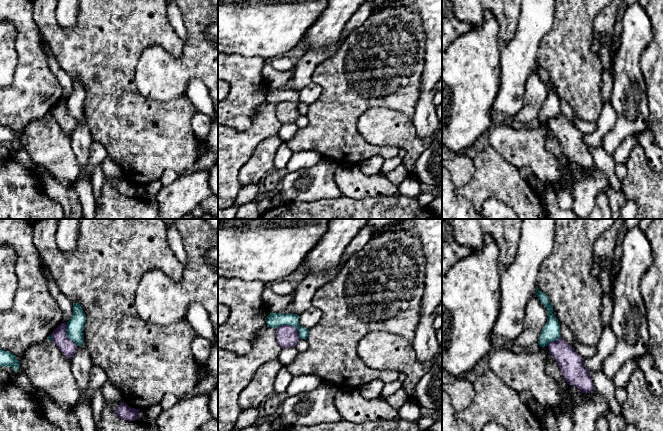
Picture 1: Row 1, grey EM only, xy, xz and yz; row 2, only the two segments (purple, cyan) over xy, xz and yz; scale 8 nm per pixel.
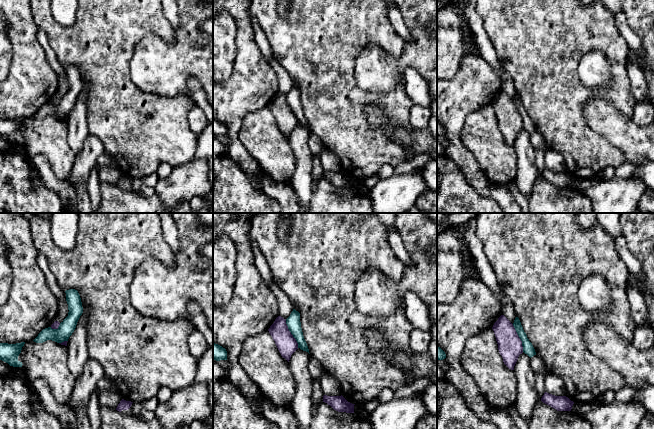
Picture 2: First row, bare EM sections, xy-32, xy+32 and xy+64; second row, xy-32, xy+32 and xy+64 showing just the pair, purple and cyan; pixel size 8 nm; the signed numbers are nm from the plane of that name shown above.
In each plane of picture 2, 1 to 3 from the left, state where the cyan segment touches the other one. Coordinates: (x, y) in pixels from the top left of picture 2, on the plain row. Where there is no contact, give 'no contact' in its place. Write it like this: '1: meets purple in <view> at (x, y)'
1: meets purple in xy-32 at (55, 104)
2: meets purple in xy+32 at (290, 109)
3: meets purple in xy+64 at (519, 114)

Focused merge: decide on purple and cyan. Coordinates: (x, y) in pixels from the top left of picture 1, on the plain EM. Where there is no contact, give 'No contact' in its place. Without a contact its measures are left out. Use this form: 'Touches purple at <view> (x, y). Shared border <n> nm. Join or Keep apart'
Touches purple at xz (291, 102). Shared border 220 nm. Keep apart

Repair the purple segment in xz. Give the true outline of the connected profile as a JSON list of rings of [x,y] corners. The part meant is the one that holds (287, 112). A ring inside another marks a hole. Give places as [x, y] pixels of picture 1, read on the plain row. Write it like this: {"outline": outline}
{"outline": [[[282,101],[276,105],[276,114],[282,124],[295,123],[300,113],[296,103]]]}

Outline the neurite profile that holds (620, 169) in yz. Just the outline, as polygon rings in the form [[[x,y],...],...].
[[[617,164],[615,166],[615,174],[617,178],[622,181],[627,175],[626,164]]]

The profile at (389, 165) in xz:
[[[400,157],[385,160],[381,174],[386,175],[388,173],[391,173],[393,170],[395,170],[402,163],[403,163],[403,159],[401,159]]]

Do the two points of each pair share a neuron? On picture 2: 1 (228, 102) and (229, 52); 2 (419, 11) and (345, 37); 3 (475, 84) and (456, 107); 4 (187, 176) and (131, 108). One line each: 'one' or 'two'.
1: two
2: two
3: one
4: two

